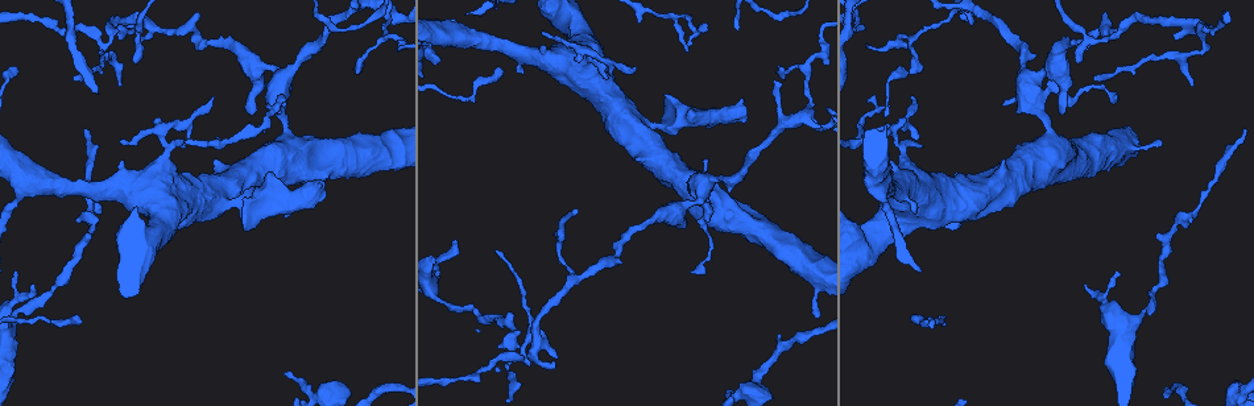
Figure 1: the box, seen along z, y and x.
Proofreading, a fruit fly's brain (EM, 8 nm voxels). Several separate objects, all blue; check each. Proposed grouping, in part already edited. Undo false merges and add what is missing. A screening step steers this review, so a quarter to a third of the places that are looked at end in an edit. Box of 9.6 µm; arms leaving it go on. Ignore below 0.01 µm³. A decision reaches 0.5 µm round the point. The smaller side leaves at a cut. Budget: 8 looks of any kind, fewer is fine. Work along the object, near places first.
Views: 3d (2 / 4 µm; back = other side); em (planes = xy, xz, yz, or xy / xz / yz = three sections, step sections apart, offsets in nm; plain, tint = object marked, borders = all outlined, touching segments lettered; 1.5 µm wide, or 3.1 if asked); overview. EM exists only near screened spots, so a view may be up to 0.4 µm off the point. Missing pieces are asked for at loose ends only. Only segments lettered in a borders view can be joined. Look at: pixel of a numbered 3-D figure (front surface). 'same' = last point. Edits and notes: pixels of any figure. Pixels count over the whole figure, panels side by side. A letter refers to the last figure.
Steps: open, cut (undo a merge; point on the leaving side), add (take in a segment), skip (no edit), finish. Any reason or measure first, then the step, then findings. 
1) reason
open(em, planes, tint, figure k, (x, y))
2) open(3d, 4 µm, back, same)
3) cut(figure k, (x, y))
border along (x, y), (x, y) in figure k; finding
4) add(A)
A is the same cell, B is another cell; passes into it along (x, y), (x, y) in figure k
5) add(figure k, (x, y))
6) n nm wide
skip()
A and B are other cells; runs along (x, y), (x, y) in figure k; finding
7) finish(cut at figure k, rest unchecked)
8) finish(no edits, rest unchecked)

thin end
open(3d, 4 µm, back, figure 1, (689, 50))

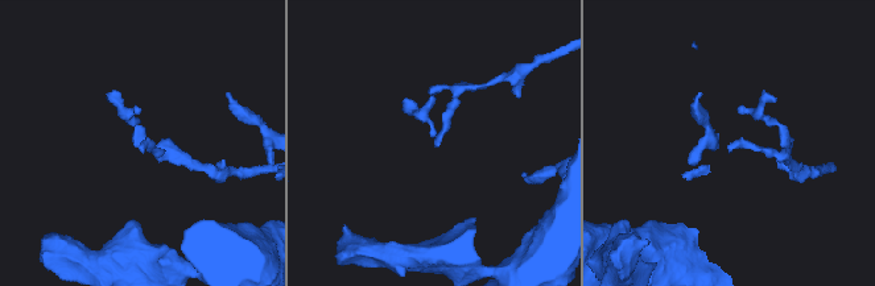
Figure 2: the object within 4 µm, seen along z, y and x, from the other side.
now the EM
open(em, planes, borders, figure 2, (437, 147))

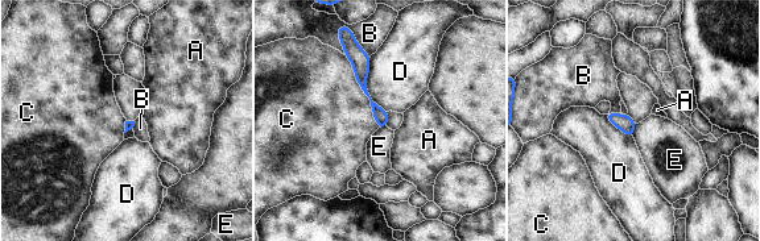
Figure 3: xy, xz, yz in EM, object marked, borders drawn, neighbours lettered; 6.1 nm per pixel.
skip()
A, B, C, D and E are other cells; runs along (352, 52), (360, 59), (363, 87), (383, 123) in figure 3; no lettered segment goes on from it

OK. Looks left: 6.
sharp bend
open(em, planes, tint, figure 1, (138, 40))

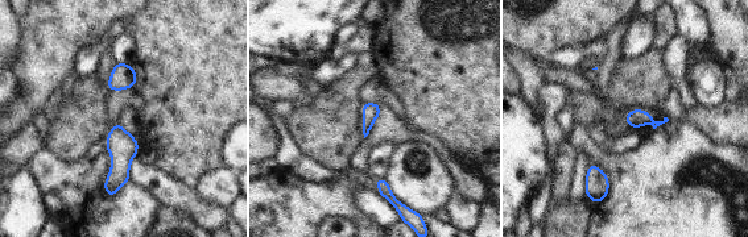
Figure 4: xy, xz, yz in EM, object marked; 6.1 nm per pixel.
what lies round it
open(em, planes, borders, same)

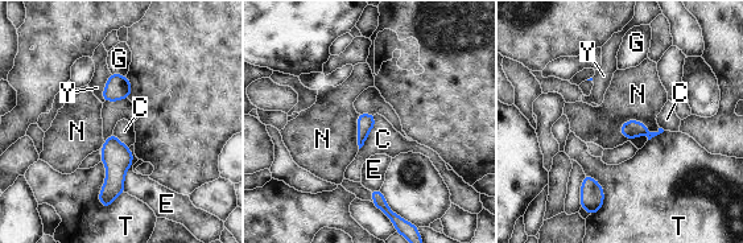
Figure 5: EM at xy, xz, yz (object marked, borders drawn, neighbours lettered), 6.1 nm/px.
110 nm wide
skip()
C, E, G, N, T and Y are other cells; continuous, no second cell

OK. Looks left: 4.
open(3d, 4 µm, figure 1, (553, 364))

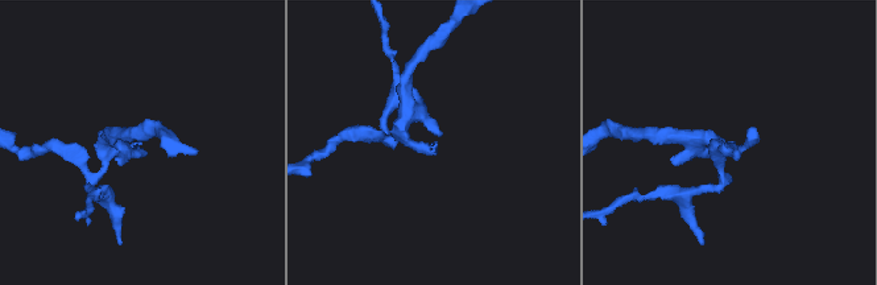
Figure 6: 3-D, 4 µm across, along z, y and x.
need the tissue
open(em, planes, plain, figure 6, (139, 142))

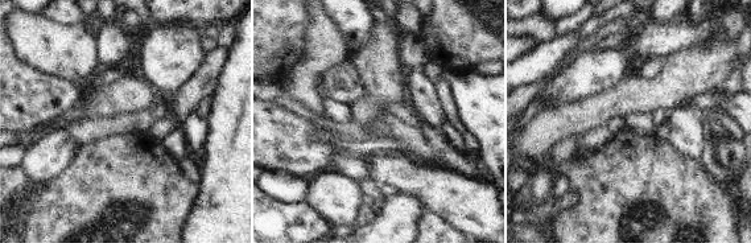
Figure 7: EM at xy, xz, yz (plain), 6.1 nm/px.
see the neighbours
open(em, planes, borders, same)

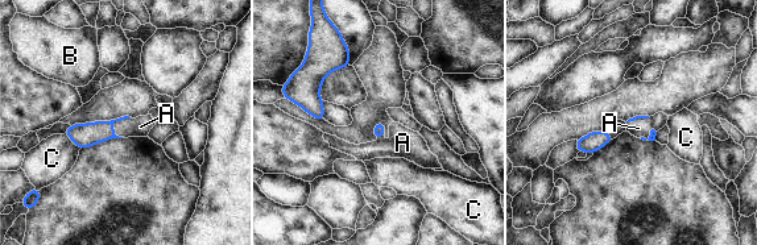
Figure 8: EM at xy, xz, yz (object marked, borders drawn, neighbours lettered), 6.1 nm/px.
skip()
A, B and C are other cells; border along (131, 117), (114, 124), (116, 136) in figure 8; no lettered segment goes on from it

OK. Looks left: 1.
finish(no edits, rest unchecked)

